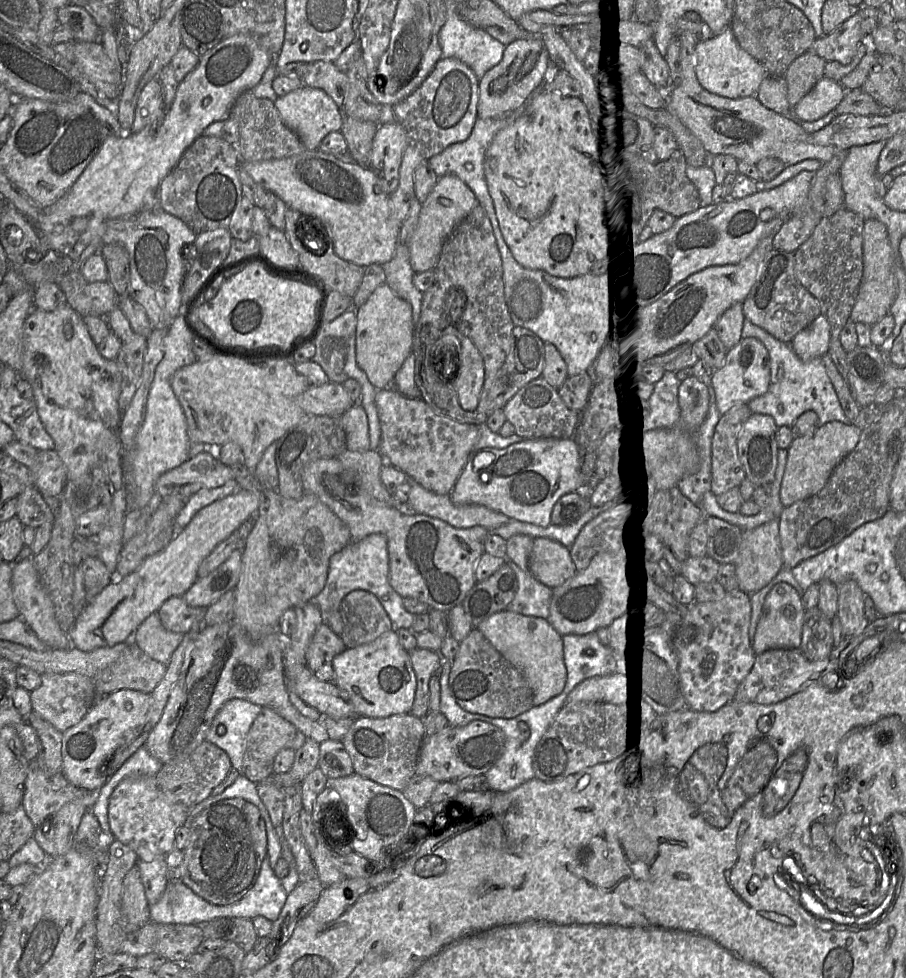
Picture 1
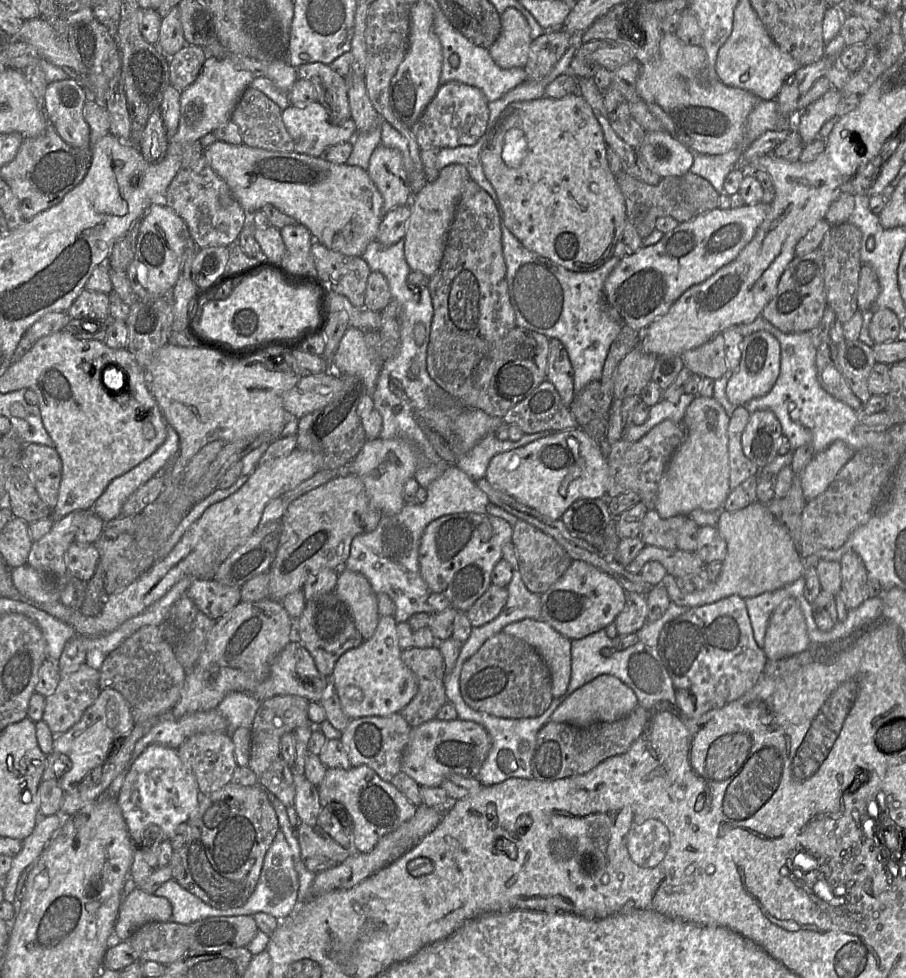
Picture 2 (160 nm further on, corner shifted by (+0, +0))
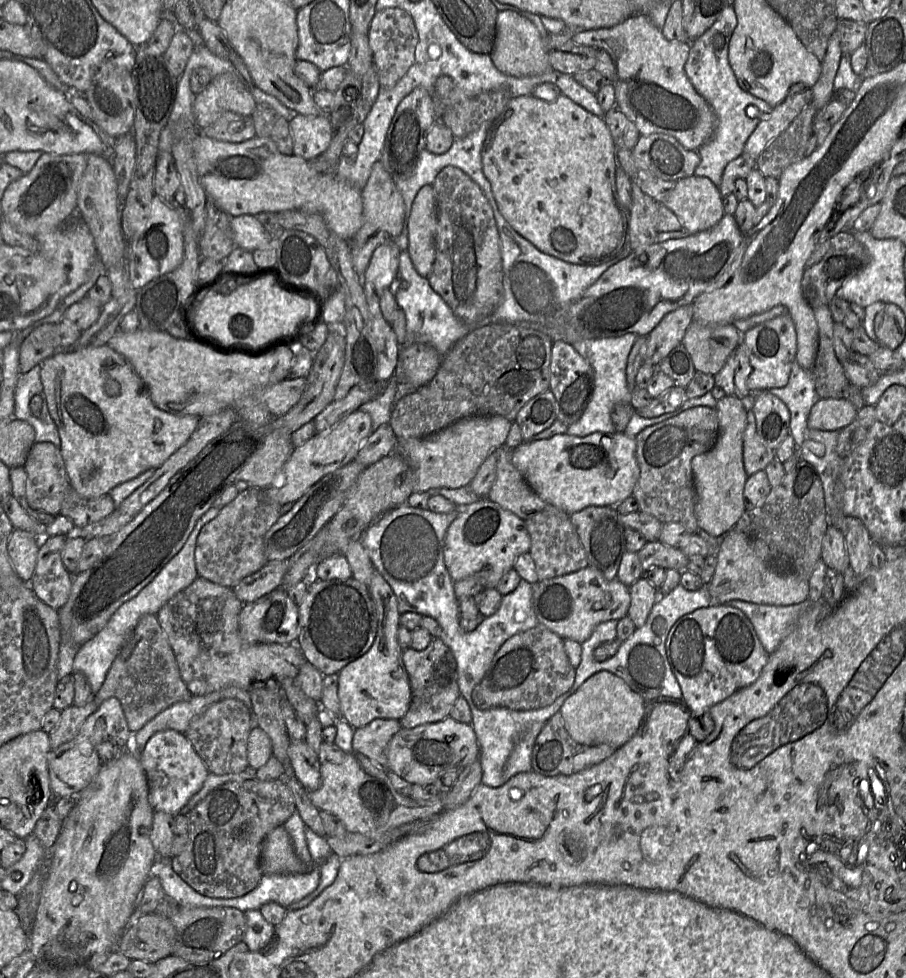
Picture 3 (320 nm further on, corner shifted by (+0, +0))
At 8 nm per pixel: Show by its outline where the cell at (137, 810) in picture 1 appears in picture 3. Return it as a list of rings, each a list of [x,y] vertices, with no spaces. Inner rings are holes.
[[[173,729],[156,733],[139,753],[148,783],[148,800],[154,811],[176,816],[203,787],[209,771],[185,733]]]

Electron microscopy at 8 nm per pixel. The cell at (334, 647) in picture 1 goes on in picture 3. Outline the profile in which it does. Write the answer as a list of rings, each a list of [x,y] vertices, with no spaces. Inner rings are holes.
[[[310,577],[307,590],[298,605],[299,635],[296,645],[306,662],[324,676],[337,674],[350,662],[363,656],[372,646],[377,633],[377,614],[369,586],[354,578],[347,580],[320,580]]]

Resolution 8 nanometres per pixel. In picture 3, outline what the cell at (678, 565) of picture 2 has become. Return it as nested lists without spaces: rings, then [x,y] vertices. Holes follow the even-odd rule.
[[[659,541],[647,542],[638,552],[638,556],[644,572],[654,567],[682,572],[685,570],[689,559],[680,549]]]

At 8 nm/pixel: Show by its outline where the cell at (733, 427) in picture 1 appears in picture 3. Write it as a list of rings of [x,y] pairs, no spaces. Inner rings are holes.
[[[747,412],[747,426],[743,436],[743,461],[748,476],[763,471],[775,458],[775,450],[767,447],[756,431],[755,415]]]

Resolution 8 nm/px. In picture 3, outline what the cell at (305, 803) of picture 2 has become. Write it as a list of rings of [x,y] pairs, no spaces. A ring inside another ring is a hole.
[[[291,741],[288,748],[289,771],[308,791],[315,791],[321,785],[320,759],[303,741]]]

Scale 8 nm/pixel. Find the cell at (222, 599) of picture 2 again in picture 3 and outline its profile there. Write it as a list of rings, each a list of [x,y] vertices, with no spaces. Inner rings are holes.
[[[287,560],[269,561],[257,572],[243,578],[232,590],[243,604],[254,602],[281,588],[287,568]]]

